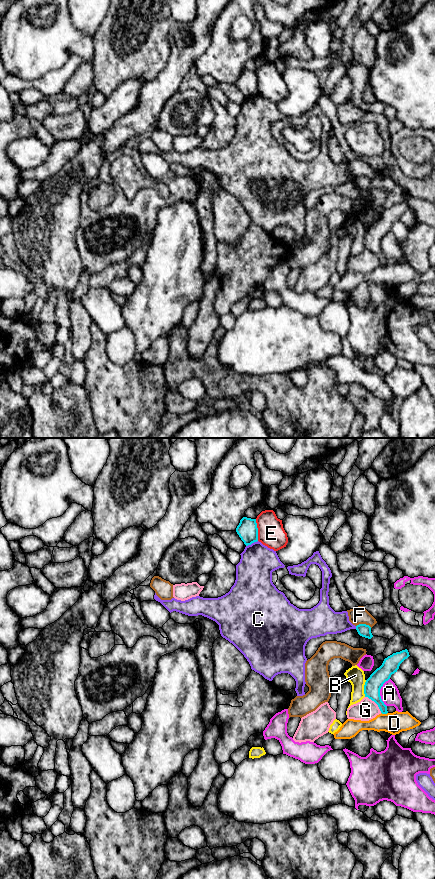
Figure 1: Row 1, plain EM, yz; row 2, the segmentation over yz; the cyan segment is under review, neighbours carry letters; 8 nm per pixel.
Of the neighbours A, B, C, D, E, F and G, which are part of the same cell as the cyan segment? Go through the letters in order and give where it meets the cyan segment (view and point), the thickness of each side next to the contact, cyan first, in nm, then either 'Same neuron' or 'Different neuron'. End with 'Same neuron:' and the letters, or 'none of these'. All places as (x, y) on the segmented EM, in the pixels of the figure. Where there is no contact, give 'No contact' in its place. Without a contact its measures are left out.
A: Touches cyan at yz (379, 692). Thickness 140 nm (cyan) against 150 nm. Different neuron
B: Touches cyan at yz (364, 688). Thickness 140 nm (cyan) against 140 nm. Different neuron
C: Touches cyan at yz (251, 543). Thickness 160 nm (cyan) against 280 nm. Different neuron
D: Touches cyan at yz (384, 713). Thickness 140 nm (cyan) against 170 nm. Different neuron
E: Touches cyan at yz (257, 530). Thickness 160 nm (cyan) against 220 nm. Different neuron
F: Touches cyan at yz (364, 624). Thickness 100 nm (cyan) against 140 nm. Different neuron
G: Touches cyan at yz (375, 702). Thickness 140 nm (cyan) against 170 nm. Different neuron
Same neuron: none of these

